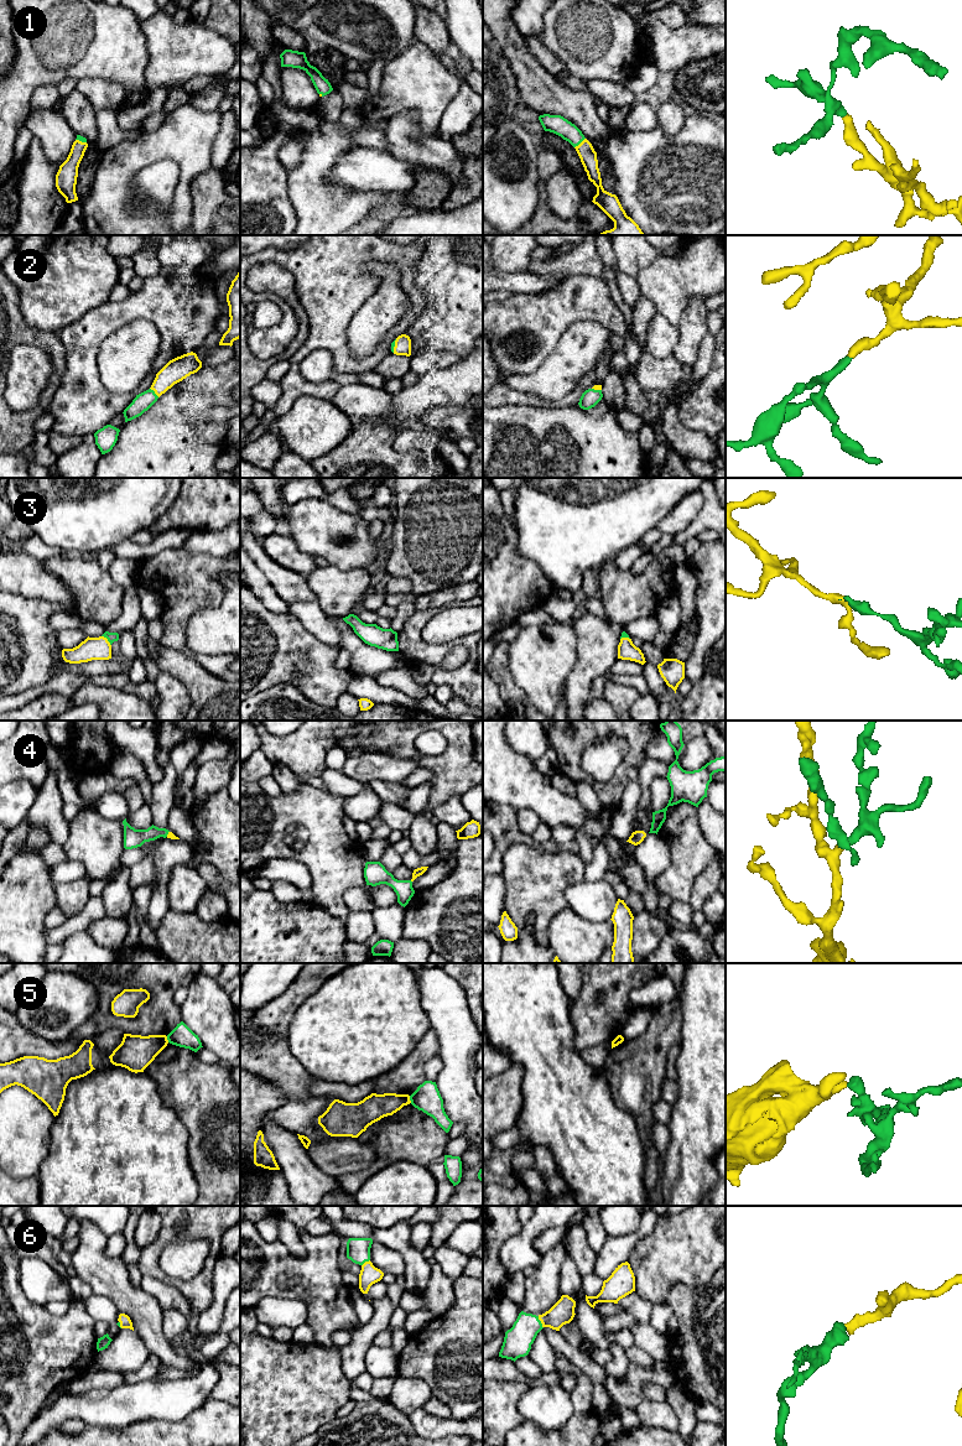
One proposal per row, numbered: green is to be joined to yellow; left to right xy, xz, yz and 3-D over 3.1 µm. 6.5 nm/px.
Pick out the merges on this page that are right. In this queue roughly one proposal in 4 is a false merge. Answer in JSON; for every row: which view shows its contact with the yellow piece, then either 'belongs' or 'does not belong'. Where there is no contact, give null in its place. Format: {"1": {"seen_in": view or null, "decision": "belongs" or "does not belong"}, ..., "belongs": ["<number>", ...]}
{"1": {"seen_in": "yz", "decision": "belongs"}, "2": {"seen_in": "xy", "decision": "belongs"}, "3": {"seen_in": "xy", "decision": "belongs"}, "4": {"seen_in": "xy", "decision": "belongs"}, "5": {"seen_in": "xz", "decision": "does not belong"}, "6": {"seen_in": "yz", "decision": "belongs"}, "belongs": ["1", "2", "3", "4", "6"]}

